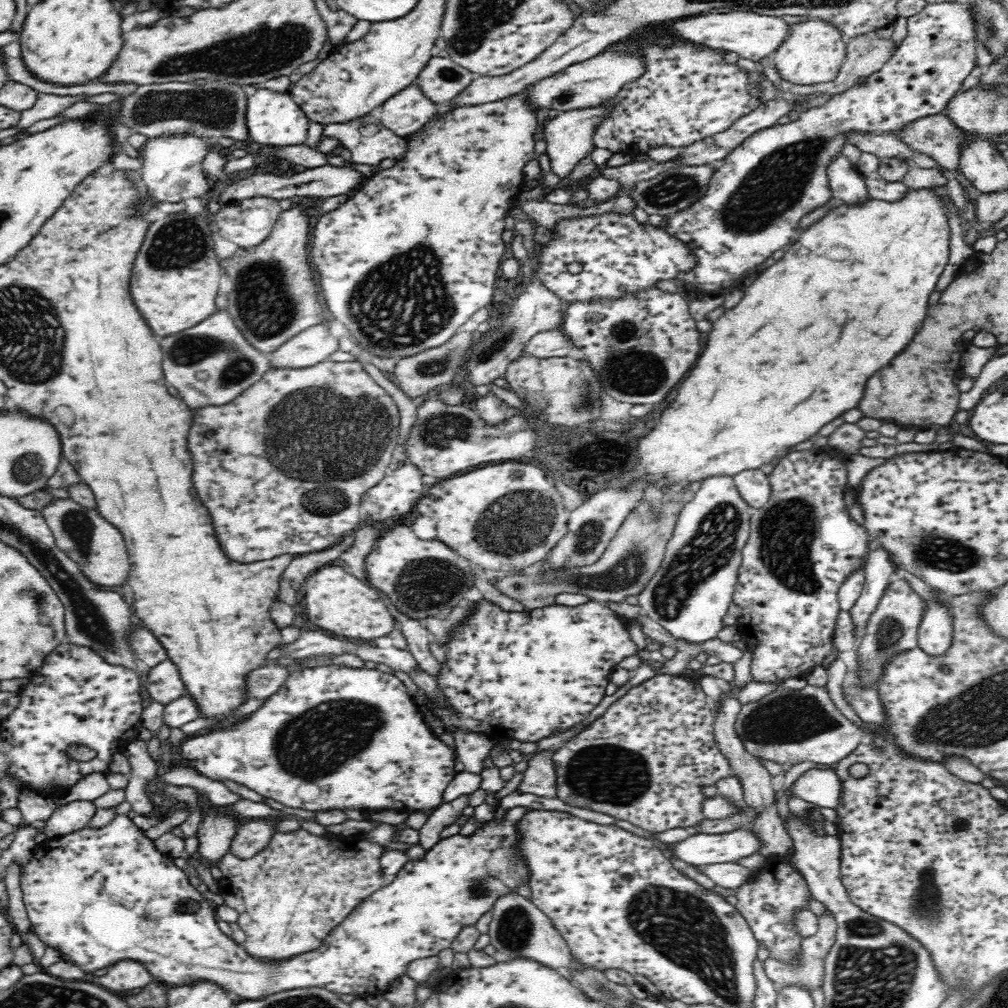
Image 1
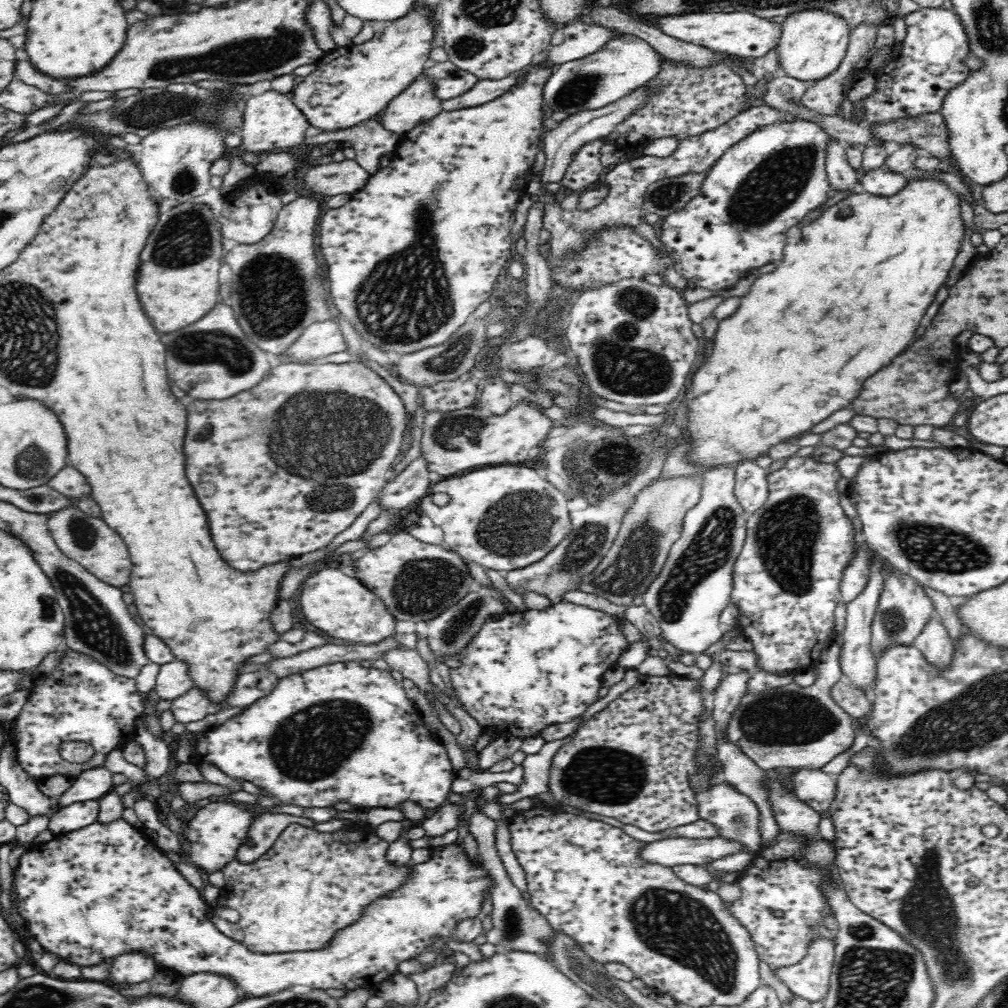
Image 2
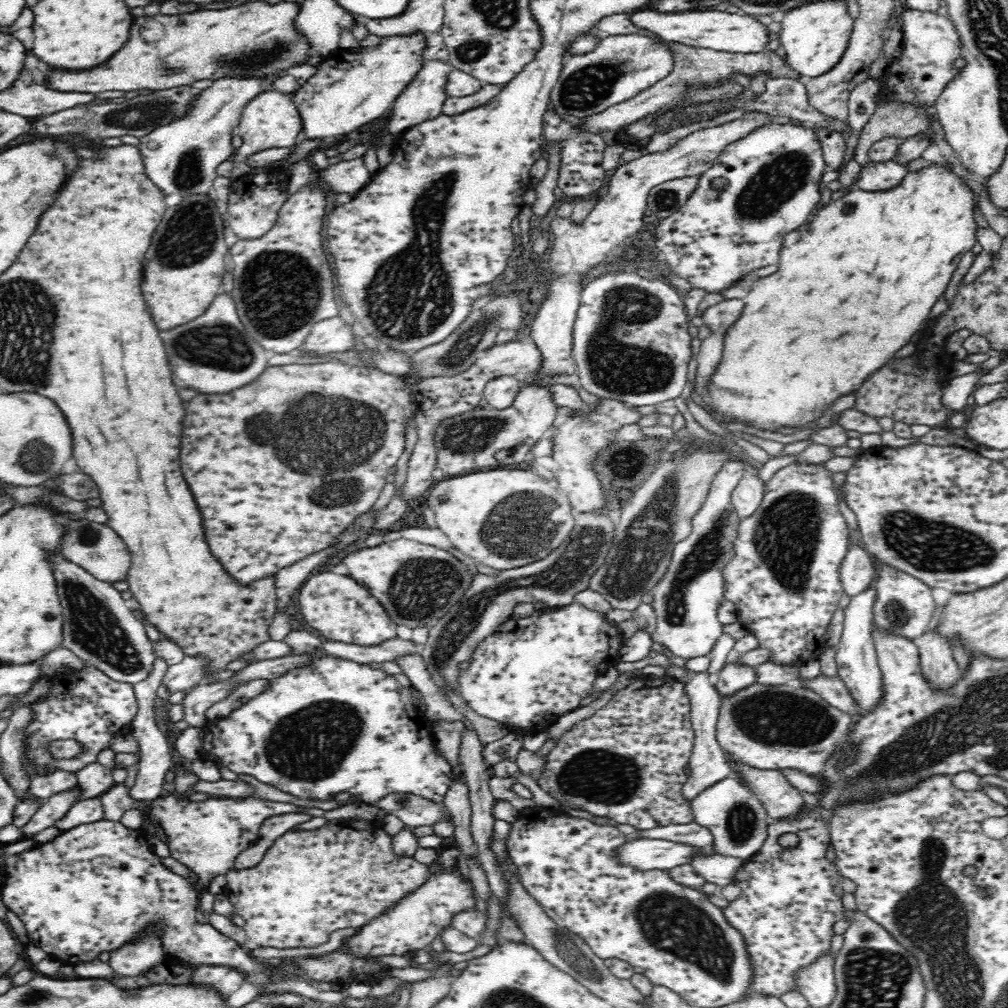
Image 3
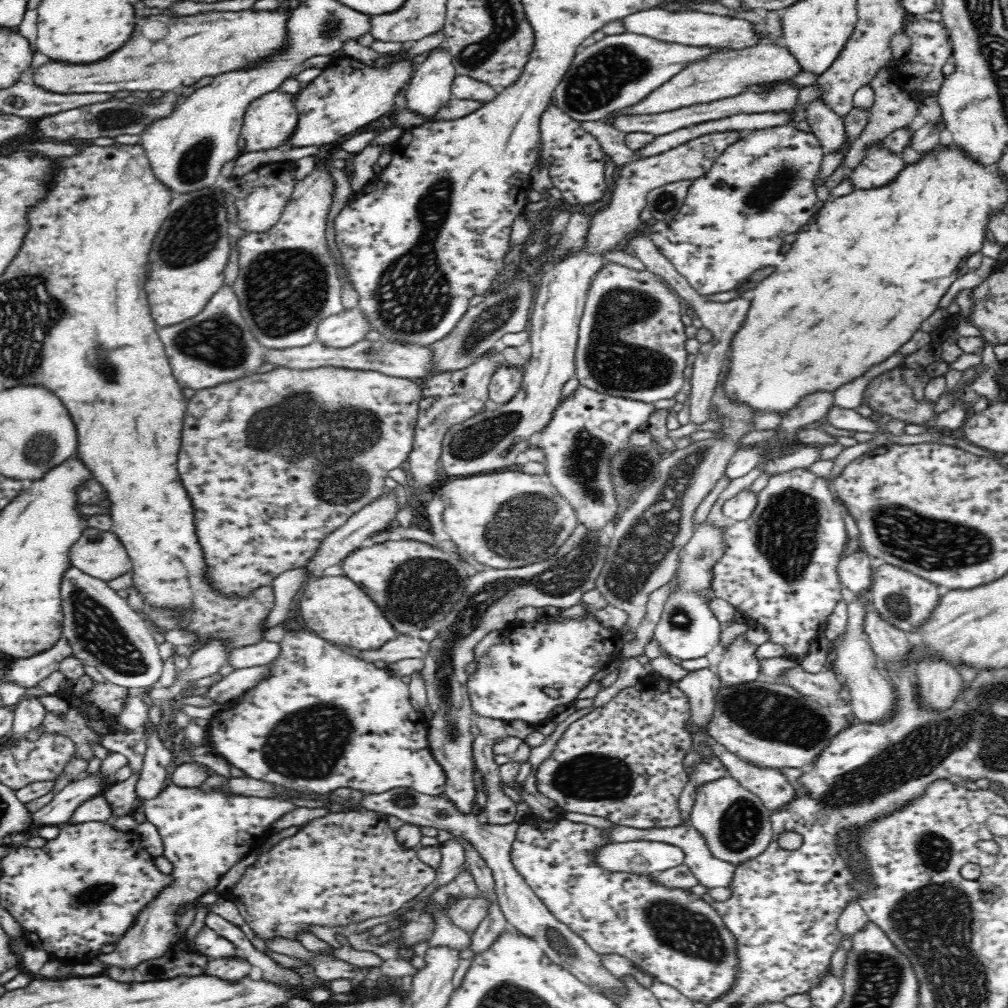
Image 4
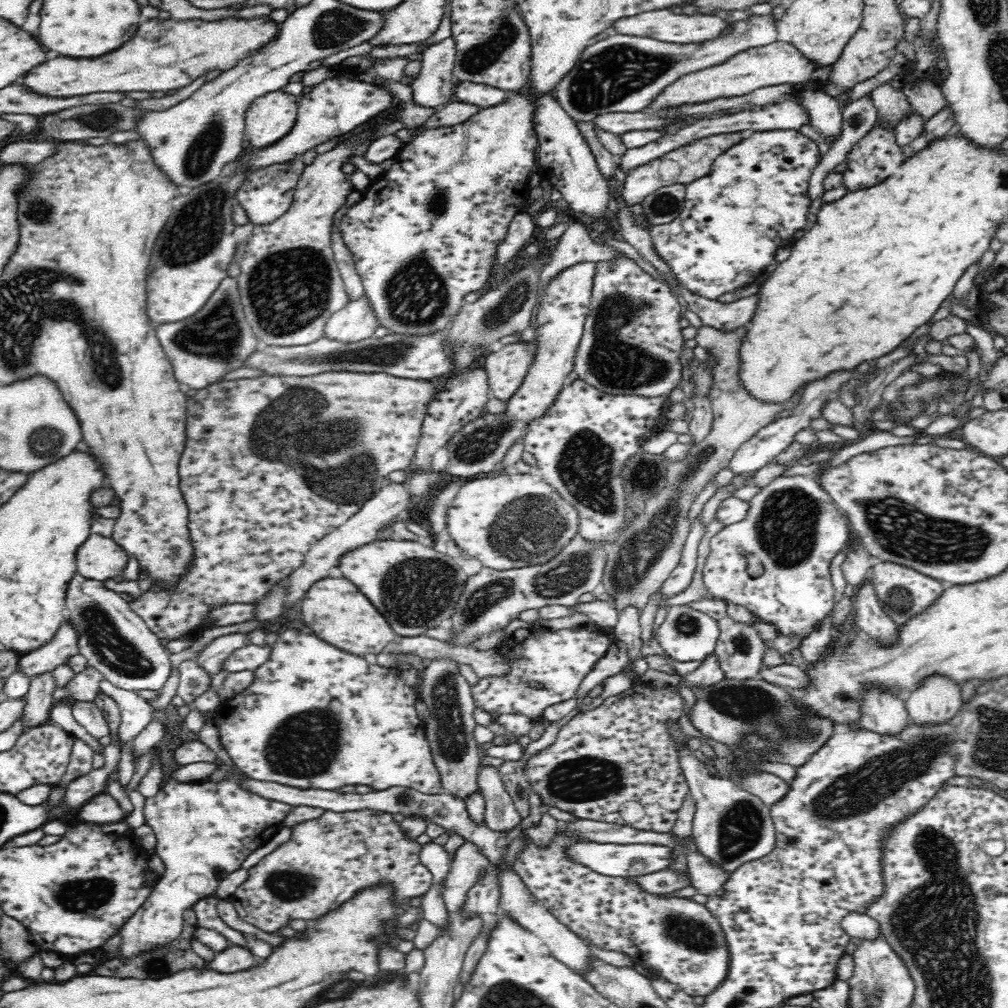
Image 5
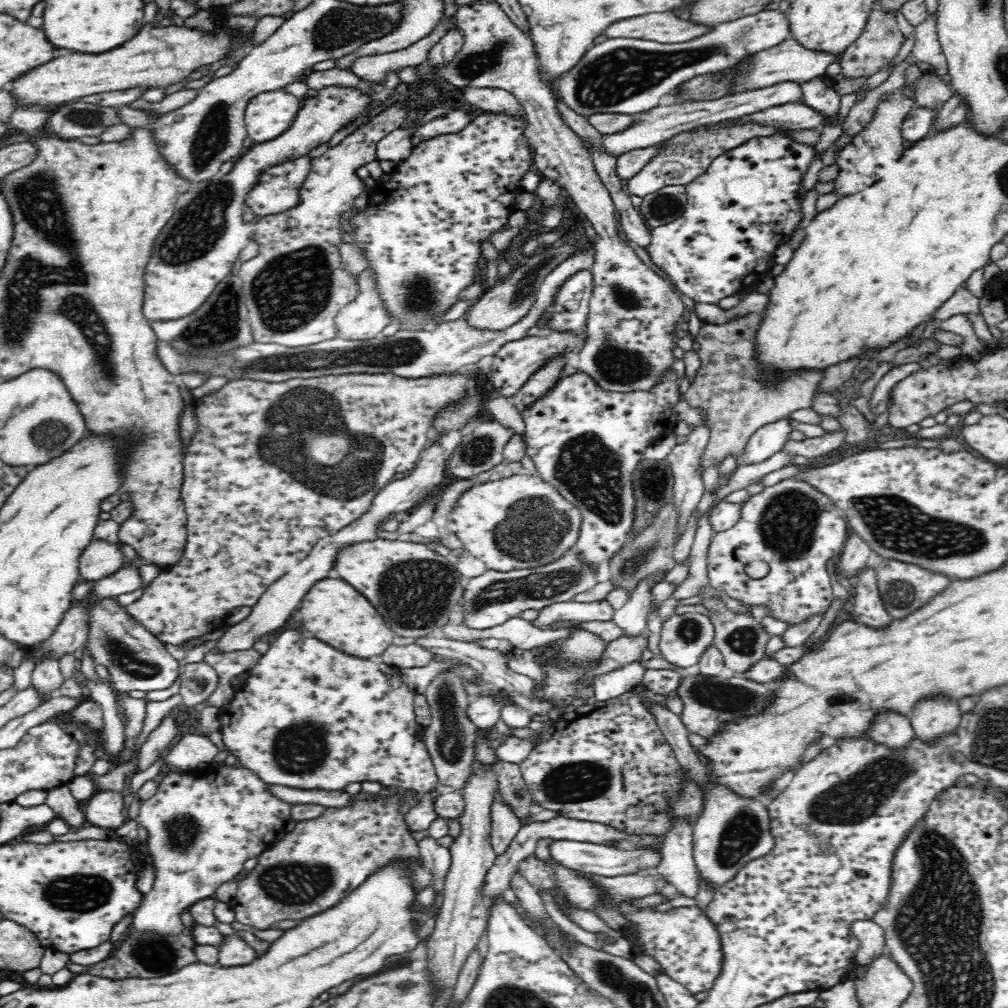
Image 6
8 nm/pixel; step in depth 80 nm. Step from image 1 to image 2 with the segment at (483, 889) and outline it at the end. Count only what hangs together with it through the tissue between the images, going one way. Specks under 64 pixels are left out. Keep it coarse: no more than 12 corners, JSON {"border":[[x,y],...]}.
{"border":[[143,829],[27,850],[10,900],[66,962],[139,950],[251,997],[375,990],[481,916],[456,843],[322,949],[264,954]]}

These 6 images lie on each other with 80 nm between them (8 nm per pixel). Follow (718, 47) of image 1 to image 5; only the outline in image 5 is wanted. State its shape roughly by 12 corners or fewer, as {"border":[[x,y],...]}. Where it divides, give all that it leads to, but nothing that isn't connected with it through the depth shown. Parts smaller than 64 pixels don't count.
{"border":[[654,10],[620,19],[614,32],[689,44],[717,38],[728,22]]}

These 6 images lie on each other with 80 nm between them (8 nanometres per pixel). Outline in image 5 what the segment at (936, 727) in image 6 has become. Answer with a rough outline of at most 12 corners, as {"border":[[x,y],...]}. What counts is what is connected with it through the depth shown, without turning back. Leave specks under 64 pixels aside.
{"border":[[925,680],[905,701],[912,726],[948,724],[960,687]]}

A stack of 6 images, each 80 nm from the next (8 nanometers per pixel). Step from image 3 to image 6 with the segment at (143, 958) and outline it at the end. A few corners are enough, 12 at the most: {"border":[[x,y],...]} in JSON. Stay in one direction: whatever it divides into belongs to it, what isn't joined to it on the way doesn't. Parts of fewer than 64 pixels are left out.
{"border":[[243,766],[170,771],[141,802],[154,884],[128,929],[184,928],[285,832]]}

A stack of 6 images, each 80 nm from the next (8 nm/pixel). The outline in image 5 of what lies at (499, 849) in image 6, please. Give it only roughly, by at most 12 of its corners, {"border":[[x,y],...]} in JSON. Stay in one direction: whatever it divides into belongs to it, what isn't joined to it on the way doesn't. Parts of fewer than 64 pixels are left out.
{"border":[[480,767],[485,824],[514,830],[523,819],[503,786],[498,768]]}

